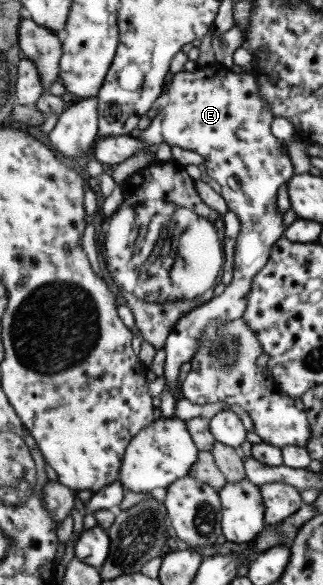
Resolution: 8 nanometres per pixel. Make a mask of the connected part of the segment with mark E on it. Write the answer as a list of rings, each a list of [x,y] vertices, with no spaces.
[[[215,62],[194,72],[183,70],[176,73],[166,92],[169,98],[167,106],[152,115],[150,126],[141,131],[138,139],[156,146],[165,142],[202,156],[208,176],[221,186],[220,194],[227,208],[240,221],[232,282],[219,297],[212,297],[179,318],[171,326],[163,344],[167,356],[164,365],[166,389],[172,390],[180,376],[180,366],[196,354],[209,320],[227,323],[243,316],[254,277],[268,263],[273,244],[285,232],[283,214],[277,206],[278,190],[295,175],[286,144],[272,135],[271,125],[275,117],[261,97],[252,73],[235,73]]]

